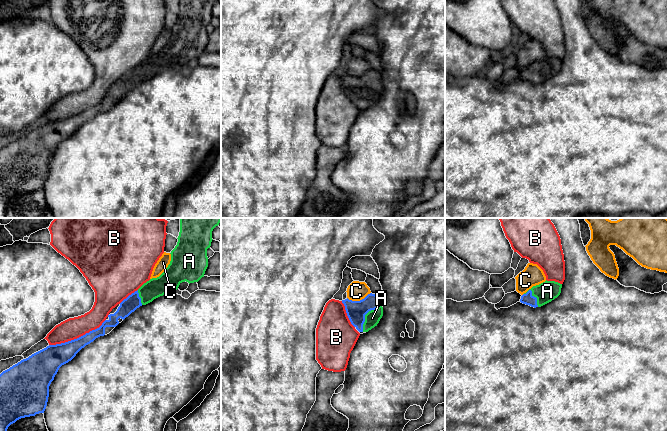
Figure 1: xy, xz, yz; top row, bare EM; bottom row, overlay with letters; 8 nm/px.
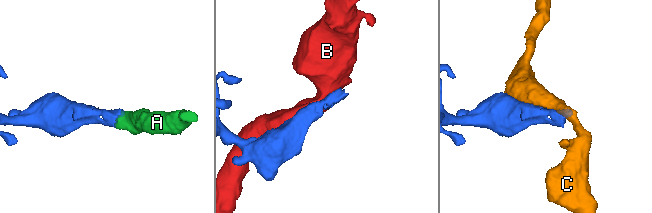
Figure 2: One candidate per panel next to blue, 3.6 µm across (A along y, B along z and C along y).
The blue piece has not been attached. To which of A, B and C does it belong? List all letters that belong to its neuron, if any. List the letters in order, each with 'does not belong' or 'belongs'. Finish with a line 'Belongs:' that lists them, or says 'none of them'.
A: belongs
B: does not belong
C: does not belong
Belongs: A

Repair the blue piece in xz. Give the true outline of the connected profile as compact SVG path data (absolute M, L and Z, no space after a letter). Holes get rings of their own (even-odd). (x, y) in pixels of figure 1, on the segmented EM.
M368 294L360 301L348 298L342 300L351 324L359 332L368 332L379 323L383 316L383 307L380 299L375 294Z

